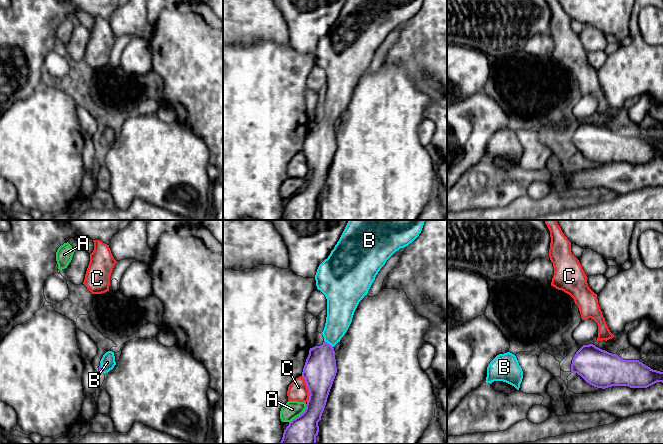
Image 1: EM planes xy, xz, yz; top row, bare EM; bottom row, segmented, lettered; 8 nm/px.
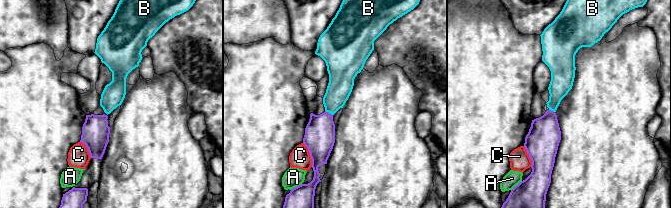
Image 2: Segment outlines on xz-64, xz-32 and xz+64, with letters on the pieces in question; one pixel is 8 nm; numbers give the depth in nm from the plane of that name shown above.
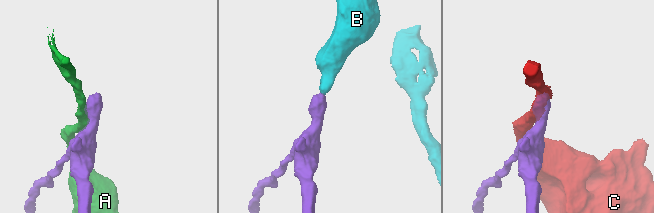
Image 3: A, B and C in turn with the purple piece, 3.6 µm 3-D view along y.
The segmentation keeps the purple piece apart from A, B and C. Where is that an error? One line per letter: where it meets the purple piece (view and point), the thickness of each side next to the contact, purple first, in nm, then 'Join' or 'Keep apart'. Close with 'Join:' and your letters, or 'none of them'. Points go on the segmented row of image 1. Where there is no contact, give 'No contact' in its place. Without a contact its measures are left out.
A: Touches purple at xz (300, 415). Thickness 280 nm (purple) against 140 nm. Keep apart
B: Touches purple at xz (327, 343). Thickness 260 nm (purple) against 200 nm. Join
C: Touches purple at xz (308, 389). Thickness 260 nm (purple) against 160 nm. Keep apart
Join: B

